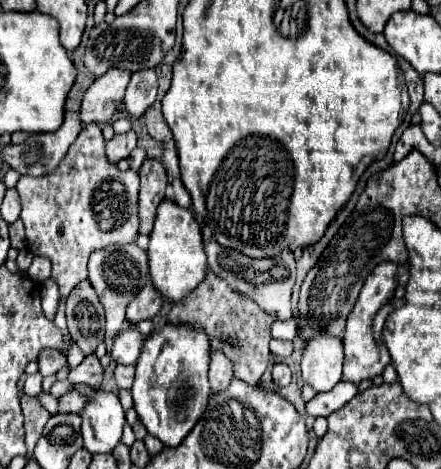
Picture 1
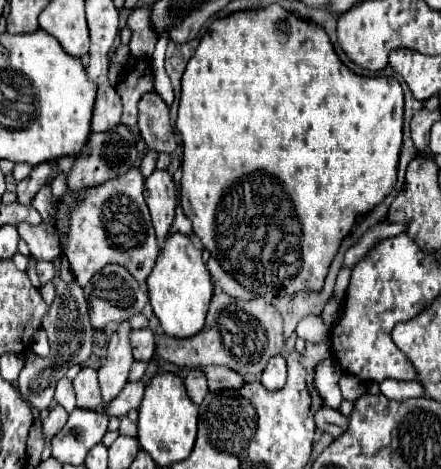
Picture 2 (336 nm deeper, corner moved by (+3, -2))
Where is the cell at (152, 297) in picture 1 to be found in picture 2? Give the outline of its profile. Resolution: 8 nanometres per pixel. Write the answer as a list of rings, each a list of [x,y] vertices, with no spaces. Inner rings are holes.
[[[121,322],[117,332],[111,336],[107,344],[107,362],[97,370],[99,374],[99,386],[101,386],[101,396],[103,396],[103,410],[107,404],[123,390],[127,384],[129,368],[133,364],[133,354],[129,346],[129,322]]]

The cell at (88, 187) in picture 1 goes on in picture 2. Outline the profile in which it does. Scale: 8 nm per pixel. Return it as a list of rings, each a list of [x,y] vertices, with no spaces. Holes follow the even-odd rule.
[[[131,168],[123,178],[113,178],[91,188],[83,202],[71,212],[71,232],[67,242],[67,258],[75,280],[85,286],[95,272],[105,264],[117,262],[125,266],[135,280],[145,284],[159,256],[155,230],[149,218],[149,208],[143,198],[145,178],[139,168]]]

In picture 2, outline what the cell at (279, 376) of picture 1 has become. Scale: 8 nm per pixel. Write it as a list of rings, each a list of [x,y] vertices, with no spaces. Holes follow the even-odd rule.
[[[275,356],[269,360],[265,372],[263,372],[263,378],[261,378],[261,384],[267,388],[267,390],[279,390],[287,380],[287,364],[285,364],[285,358],[283,356]]]

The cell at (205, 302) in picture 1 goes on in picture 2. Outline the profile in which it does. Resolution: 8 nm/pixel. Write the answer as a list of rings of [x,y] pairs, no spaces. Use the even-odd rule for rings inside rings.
[[[215,292],[203,330],[193,338],[183,338],[183,340],[165,334],[157,336],[157,354],[165,362],[173,362],[181,368],[193,368],[197,364],[201,366],[215,364],[215,366],[227,366],[245,376],[245,374],[261,374],[269,358],[281,352],[283,344],[285,344],[283,318],[273,304],[265,302],[265,298],[241,302],[225,292]]]

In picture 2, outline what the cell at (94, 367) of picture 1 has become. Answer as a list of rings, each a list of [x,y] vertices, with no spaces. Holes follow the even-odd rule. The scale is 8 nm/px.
[[[83,368],[77,378],[73,380],[75,394],[77,394],[77,408],[83,410],[99,410],[101,408],[101,394],[97,382],[97,370]]]

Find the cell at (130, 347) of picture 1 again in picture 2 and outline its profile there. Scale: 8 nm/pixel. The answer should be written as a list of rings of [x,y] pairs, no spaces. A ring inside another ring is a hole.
[[[149,328],[133,330],[129,342],[131,342],[133,358],[137,358],[137,360],[151,360],[153,358],[153,352],[155,352],[155,334]]]

